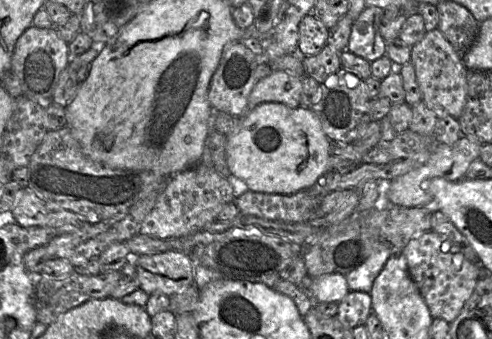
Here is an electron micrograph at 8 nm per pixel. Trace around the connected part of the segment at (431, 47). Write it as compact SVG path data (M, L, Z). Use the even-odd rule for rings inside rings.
M438 28L428 31L421 41L411 47L411 62L426 106L437 118L452 116L458 119L466 104L467 68Z

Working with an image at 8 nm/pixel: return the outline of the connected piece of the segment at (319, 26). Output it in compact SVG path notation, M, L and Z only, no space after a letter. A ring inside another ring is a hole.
M312 13L300 21L298 32L297 52L301 57L316 55L327 45L328 29Z

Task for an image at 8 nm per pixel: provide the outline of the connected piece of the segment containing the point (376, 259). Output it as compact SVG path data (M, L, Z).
M389 249L374 252L359 267L345 275L351 291L370 293L373 282L391 256Z

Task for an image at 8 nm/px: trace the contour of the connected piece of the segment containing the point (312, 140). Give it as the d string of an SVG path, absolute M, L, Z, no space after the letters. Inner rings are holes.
M274 102L262 103L245 116L239 117L239 124L233 133L227 136L226 161L230 173L242 180L253 192L291 195L309 190L327 173L330 157L330 141L323 131L319 117L310 108L290 108Z

